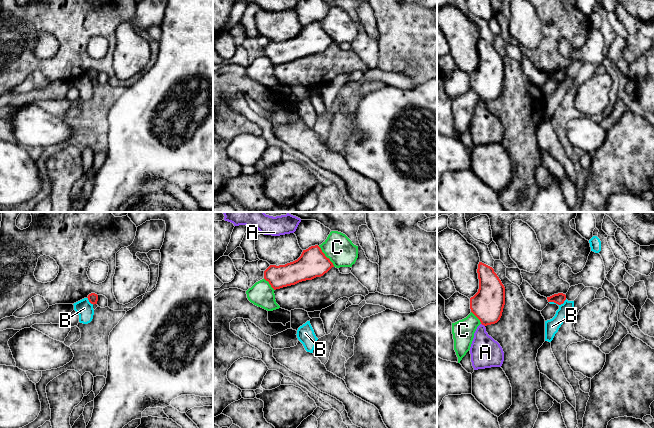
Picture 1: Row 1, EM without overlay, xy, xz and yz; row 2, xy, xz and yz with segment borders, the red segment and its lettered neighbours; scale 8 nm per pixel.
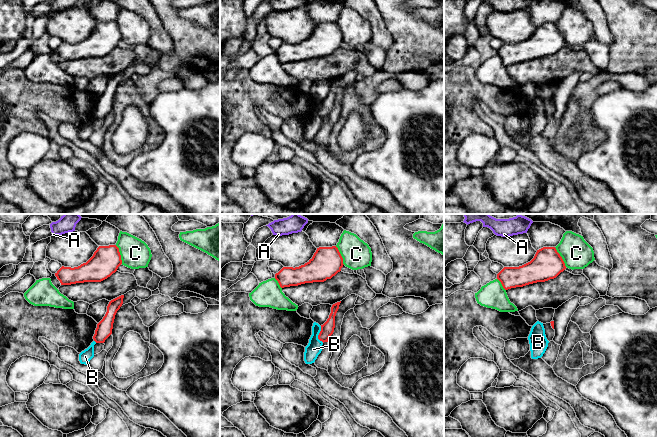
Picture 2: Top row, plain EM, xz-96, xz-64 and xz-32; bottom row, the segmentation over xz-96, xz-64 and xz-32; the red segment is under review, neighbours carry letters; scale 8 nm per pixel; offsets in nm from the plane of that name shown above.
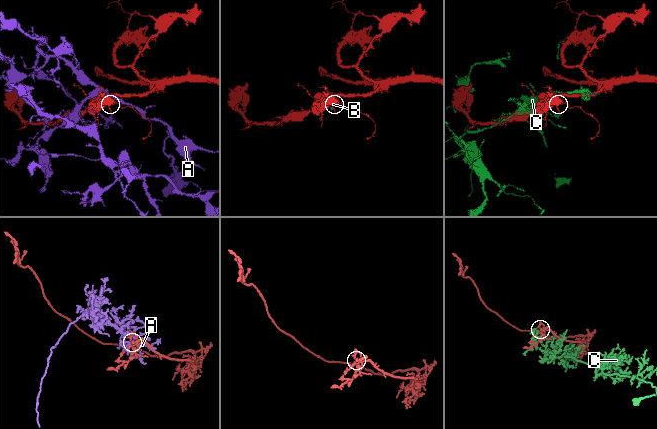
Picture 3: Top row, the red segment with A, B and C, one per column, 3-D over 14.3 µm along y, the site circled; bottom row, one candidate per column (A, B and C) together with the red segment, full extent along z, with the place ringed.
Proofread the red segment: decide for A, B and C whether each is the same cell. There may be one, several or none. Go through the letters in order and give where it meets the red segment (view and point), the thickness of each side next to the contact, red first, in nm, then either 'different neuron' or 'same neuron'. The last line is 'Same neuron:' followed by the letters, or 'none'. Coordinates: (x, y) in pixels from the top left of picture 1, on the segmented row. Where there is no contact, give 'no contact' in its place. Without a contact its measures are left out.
A: meets red in yz at (483, 324); 260 nm thick on the red side, 240 nm on the other; different neuron
B: meets red in yz at (557, 303); 90 nm thick on the red side, 120 nm on the other; different neuron
C: meets red in xz at (325, 256); 240 nm thick on the red side, 220 nm on the other; different neuron
Same neuron: none

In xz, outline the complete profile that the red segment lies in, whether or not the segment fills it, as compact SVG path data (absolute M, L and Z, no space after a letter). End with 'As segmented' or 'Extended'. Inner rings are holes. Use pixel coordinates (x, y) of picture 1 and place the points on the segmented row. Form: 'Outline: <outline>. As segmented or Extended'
Outline: M318 245L303 250L301 256L285 265L270 265L264 271L264 279L276 290L312 280L327 273L333 263L325 256Z. As segmented

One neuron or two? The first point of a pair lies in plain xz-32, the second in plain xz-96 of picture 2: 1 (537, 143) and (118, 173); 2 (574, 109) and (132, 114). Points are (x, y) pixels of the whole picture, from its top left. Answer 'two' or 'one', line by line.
1: one
2: two

